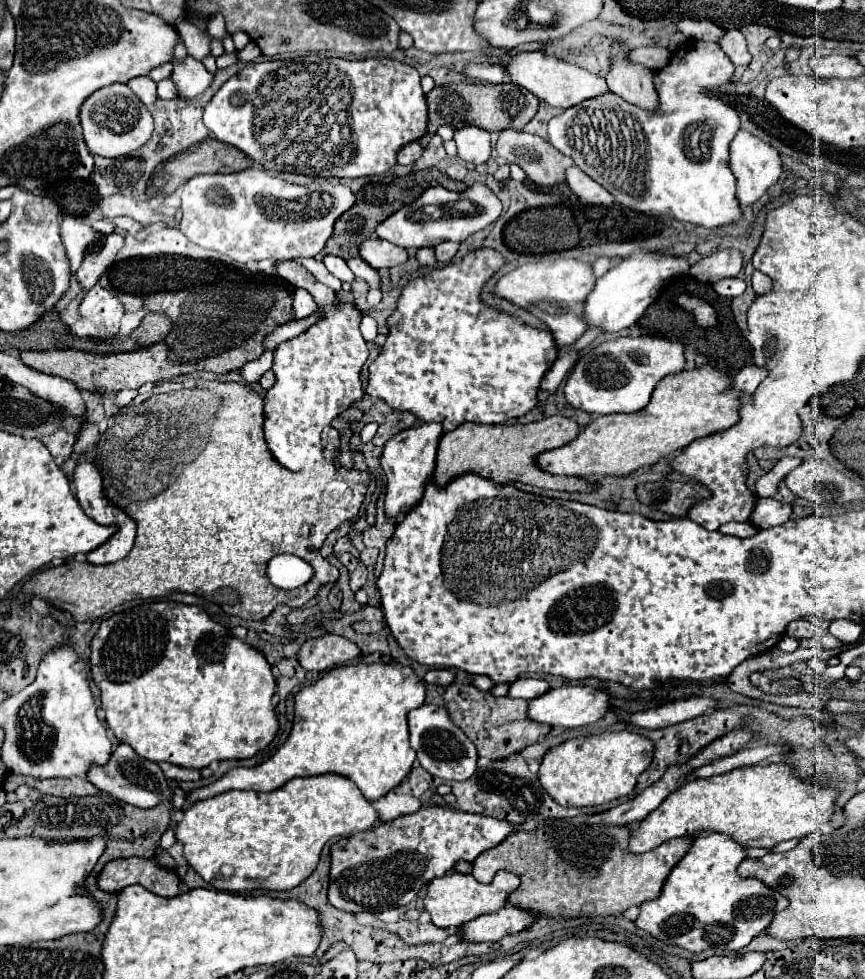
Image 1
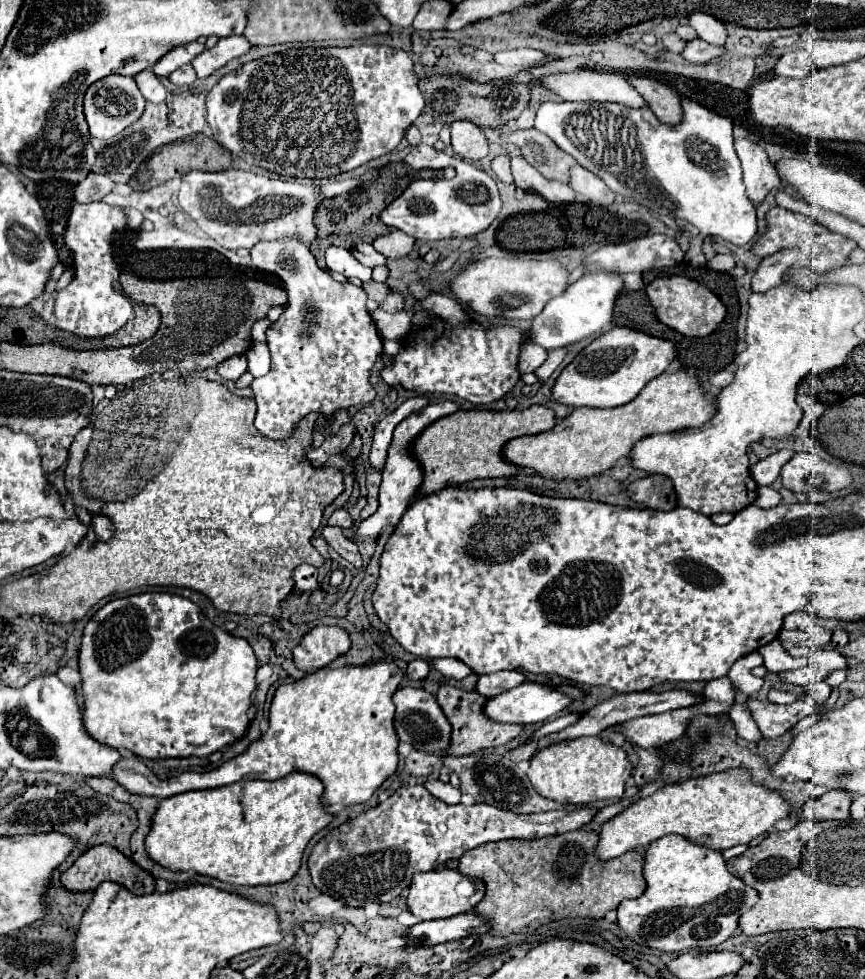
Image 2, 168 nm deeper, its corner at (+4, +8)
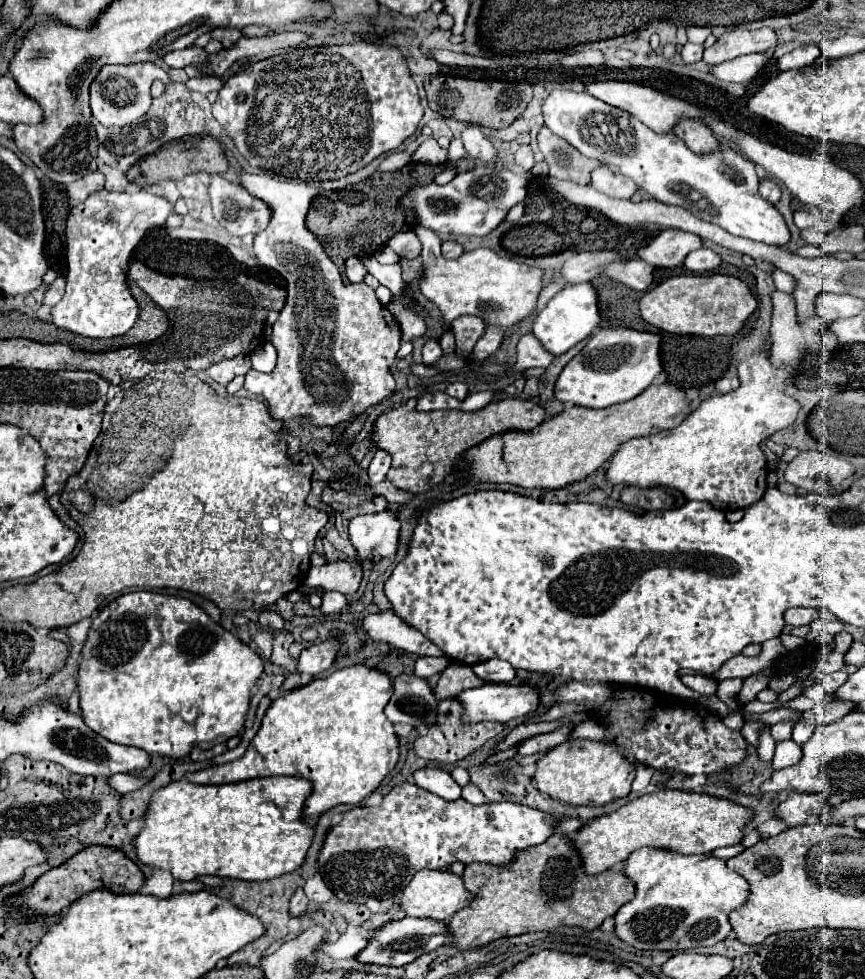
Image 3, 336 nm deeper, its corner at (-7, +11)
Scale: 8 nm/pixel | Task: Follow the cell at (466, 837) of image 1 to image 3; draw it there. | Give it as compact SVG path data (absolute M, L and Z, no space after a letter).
M404 782L394 786L394 790L384 796L380 806L360 806L344 814L344 820L326 836L322 852L318 856L320 874L326 886L344 902L366 902L370 896L378 900L388 900L410 884L412 876L422 868L442 870L454 862L488 862L494 866L506 866L514 852L528 846L546 842L556 832L556 826L564 820L560 814L546 814L542 810L516 804L516 802L492 802L492 804L470 804L464 798L454 802L442 800L440 796L418 788L416 784Z

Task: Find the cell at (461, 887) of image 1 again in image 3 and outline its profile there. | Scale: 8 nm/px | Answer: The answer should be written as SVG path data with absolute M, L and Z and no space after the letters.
M424 868L418 874L414 874L412 882L406 886L400 898L400 906L404 908L406 916L416 916L416 918L434 918L440 922L450 922L450 918L462 910L464 906L474 900L474 894L466 890L464 882L460 876L448 872L448 870L430 870Z

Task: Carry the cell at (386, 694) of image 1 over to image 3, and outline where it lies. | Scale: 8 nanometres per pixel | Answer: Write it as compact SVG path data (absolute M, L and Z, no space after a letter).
M354 664L350 668L336 670L330 676L314 678L310 684L300 686L270 704L262 718L262 726L254 736L254 744L248 746L242 758L190 772L186 774L186 780L194 784L230 784L260 776L302 776L314 784L314 790L304 804L304 818L308 820L338 804L360 804L380 786L380 782L400 760L400 746L394 724L384 716L384 708L392 694L394 686L386 670L368 668L364 664Z

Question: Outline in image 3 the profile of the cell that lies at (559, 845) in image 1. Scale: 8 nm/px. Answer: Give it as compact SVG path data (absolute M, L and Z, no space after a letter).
M552 834L542 846L530 846L518 852L508 866L492 866L492 864L468 864L464 870L464 886L476 894L470 906L462 908L454 914L448 924L448 930L456 936L456 946L460 950L480 948L492 940L504 936L518 936L526 932L540 932L540 930L554 930L558 926L582 926L586 930L598 928L606 918L614 916L618 908L630 902L636 894L634 882L622 870L606 870L602 874L586 874L582 866L582 856L578 854L574 842L564 834Z

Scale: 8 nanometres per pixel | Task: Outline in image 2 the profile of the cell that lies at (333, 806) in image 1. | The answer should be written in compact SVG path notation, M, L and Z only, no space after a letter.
M295 771L277 781L237 781L207 791L171 795L159 801L151 819L151 831L145 837L145 853L169 871L195 871L231 885L249 887L289 881L301 867L301 857L309 839L333 819L319 801L321 793L323 783L317 777Z

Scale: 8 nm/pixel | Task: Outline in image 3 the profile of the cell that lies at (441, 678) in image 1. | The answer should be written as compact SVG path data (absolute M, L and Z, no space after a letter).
M418 658L416 666L414 666L414 674L420 678L430 678L436 672L442 672L446 668L446 660L444 658Z

